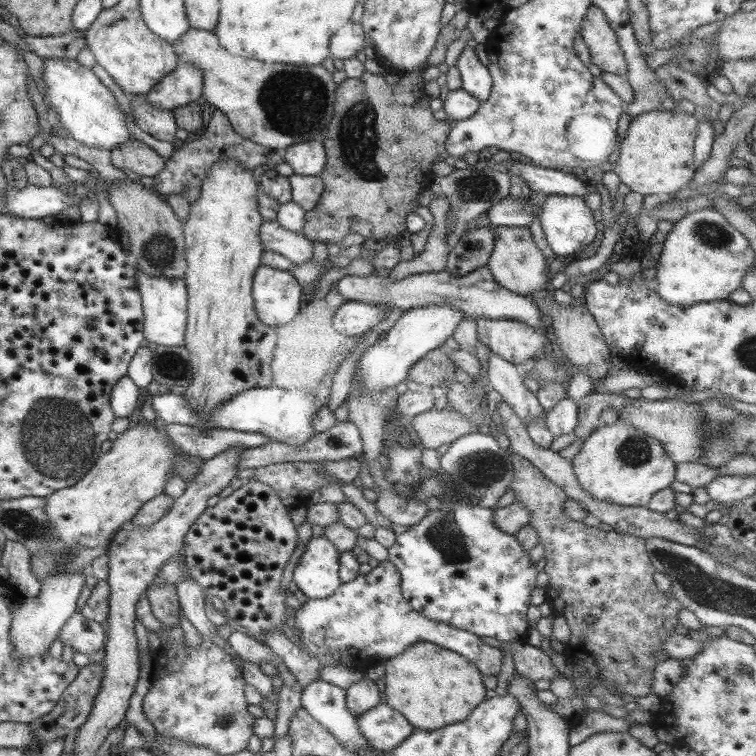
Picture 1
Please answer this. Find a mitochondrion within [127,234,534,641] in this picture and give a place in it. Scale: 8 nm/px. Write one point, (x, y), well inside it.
(448, 539)

